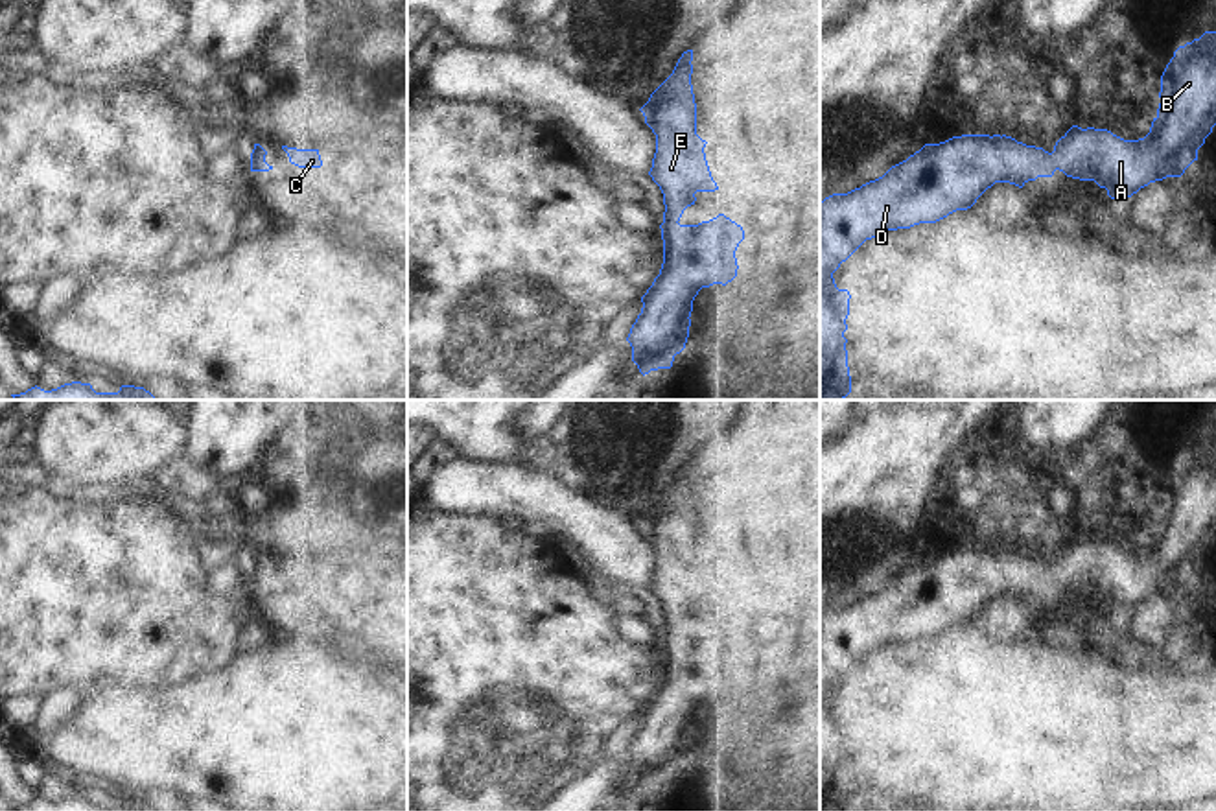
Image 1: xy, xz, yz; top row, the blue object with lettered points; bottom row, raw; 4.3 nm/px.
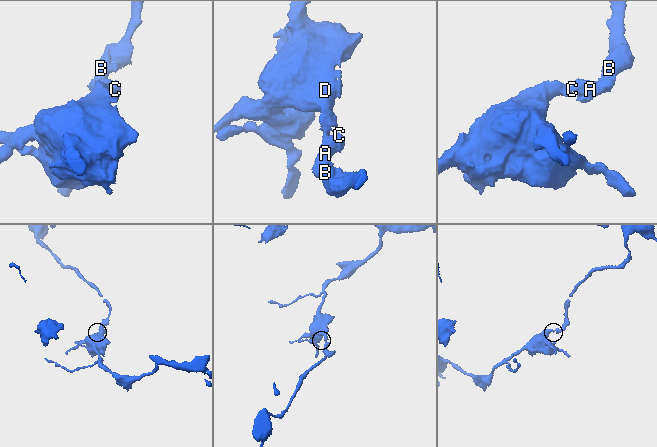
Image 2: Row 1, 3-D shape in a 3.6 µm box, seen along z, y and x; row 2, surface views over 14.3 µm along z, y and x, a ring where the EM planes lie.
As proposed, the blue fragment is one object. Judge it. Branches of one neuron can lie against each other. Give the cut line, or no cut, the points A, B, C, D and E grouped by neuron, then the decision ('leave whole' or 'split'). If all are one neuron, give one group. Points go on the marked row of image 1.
cut none; groups A B C D E; leave whole

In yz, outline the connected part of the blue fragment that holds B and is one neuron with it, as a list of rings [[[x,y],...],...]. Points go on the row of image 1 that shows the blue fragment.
[[[1205,31],[1174,52],[1161,76],[1159,98],[1150,133],[1139,140],[1124,140],[1107,129],[1072,125],[1048,153],[1006,135],[962,135],[925,144],[883,177],[820,201],[820,400],[844,400],[851,393],[844,337],[851,295],[836,288],[833,273],[866,240],[884,230],[936,223],[956,210],[967,210],[995,182],[1023,188],[1037,177],[1052,177],[1056,170],[1072,179],[1094,181],[1111,199],[1131,197],[1166,177],[1181,177],[1198,160],[1198,149],[1216,125],[1216,31]]]

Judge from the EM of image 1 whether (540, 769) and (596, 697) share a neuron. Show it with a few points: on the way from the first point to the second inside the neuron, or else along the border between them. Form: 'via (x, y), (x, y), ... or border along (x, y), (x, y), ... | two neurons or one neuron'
via (542, 751), (577, 716) | one neuron

